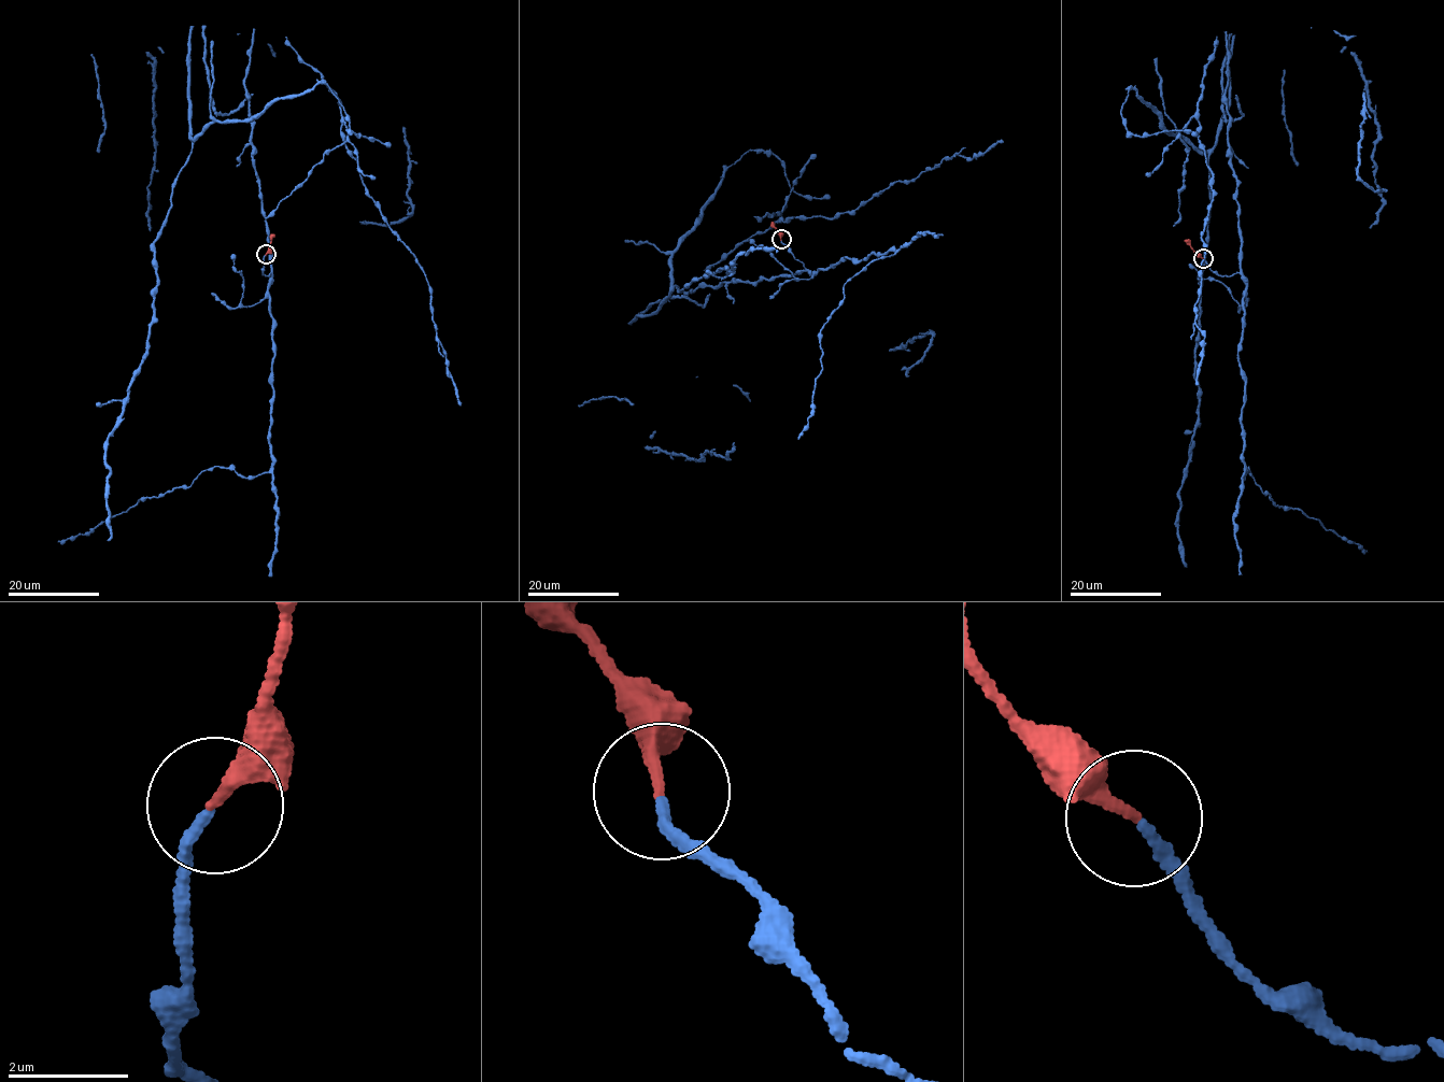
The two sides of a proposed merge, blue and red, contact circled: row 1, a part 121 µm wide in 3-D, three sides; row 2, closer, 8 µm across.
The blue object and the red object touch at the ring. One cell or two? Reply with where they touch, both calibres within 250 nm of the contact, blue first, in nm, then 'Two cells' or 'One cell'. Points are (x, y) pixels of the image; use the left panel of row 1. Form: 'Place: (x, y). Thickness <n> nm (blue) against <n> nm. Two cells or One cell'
Place: (266, 254). Thickness 170 nm (blue) against 220 nm. One cell

